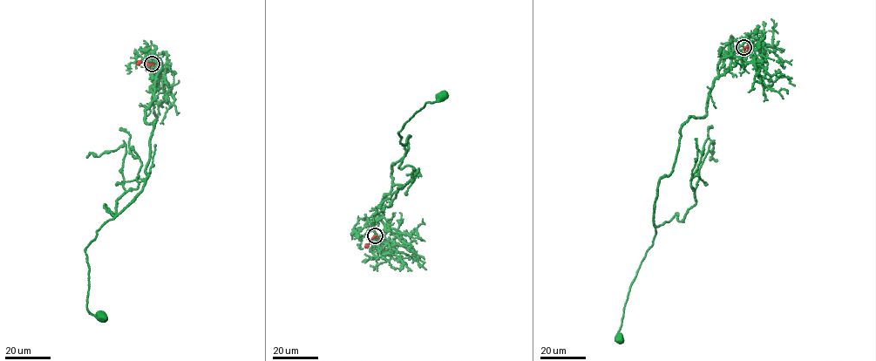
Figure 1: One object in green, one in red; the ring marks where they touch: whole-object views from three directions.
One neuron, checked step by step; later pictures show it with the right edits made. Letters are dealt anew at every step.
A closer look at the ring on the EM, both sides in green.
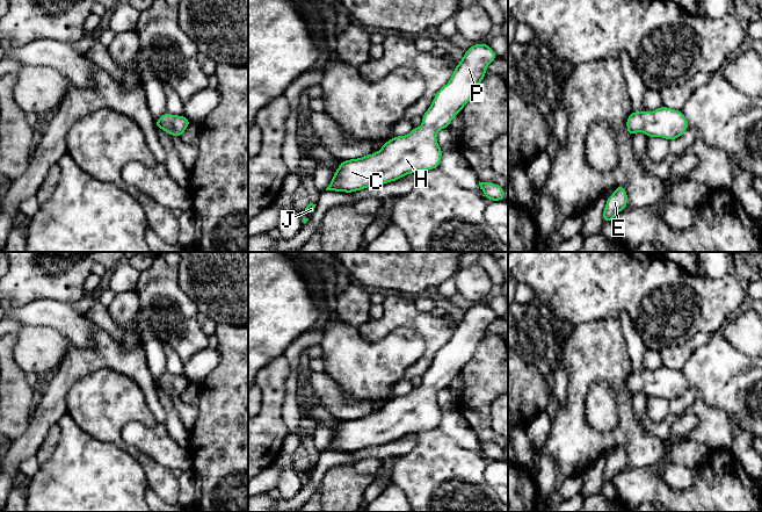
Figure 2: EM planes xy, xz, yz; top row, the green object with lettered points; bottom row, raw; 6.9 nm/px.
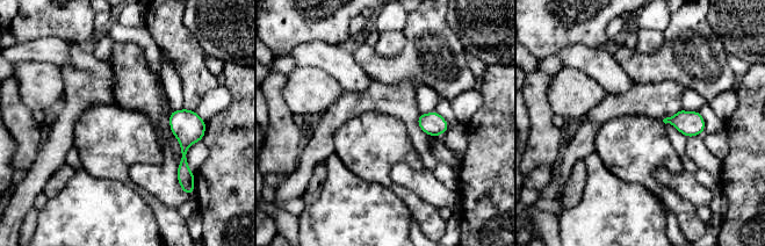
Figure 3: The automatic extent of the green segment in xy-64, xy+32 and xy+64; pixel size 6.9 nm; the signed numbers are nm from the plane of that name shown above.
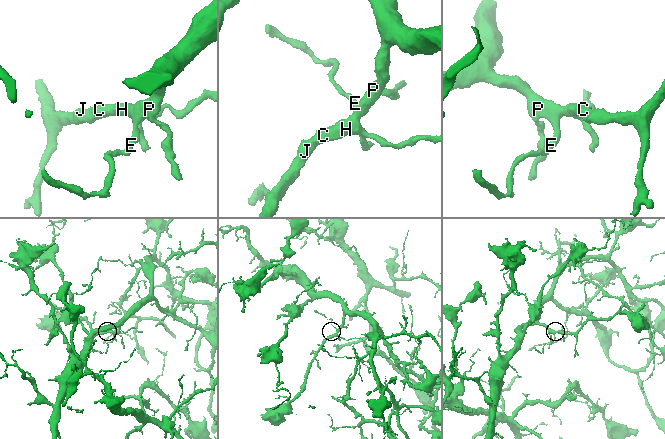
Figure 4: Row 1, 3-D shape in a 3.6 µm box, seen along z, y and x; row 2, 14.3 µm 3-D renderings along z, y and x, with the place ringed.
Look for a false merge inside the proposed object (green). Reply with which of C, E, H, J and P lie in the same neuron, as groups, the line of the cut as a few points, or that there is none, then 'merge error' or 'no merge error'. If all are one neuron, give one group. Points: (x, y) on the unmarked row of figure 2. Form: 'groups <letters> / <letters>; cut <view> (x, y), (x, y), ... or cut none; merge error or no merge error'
groups C E H J P; cut none; no merge error

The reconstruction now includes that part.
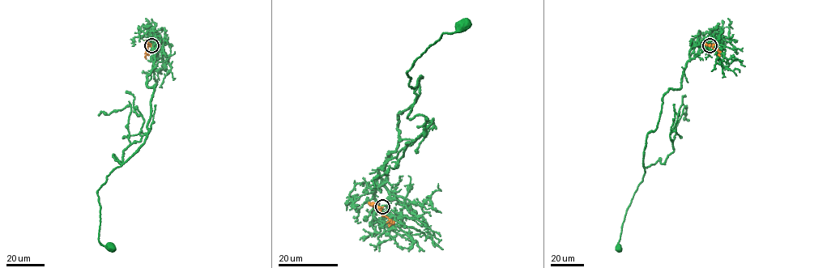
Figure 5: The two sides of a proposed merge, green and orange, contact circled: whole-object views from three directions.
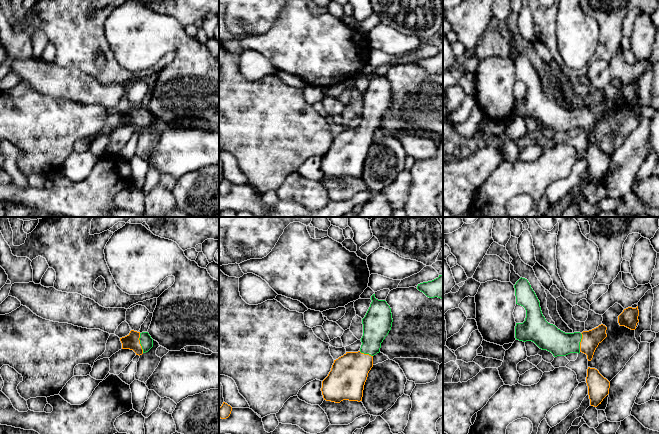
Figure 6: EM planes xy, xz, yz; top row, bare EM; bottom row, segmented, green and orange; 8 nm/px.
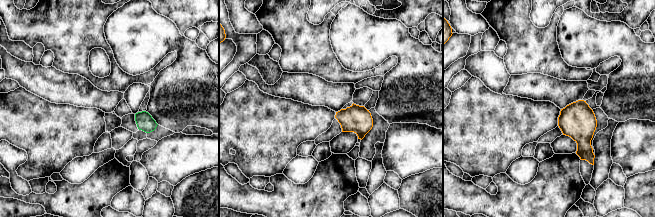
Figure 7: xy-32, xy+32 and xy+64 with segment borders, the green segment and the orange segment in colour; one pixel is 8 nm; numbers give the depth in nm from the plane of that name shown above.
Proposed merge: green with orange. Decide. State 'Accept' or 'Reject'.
Accept

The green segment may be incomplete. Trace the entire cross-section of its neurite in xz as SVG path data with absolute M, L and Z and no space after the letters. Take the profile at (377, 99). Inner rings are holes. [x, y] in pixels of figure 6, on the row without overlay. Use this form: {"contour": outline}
{"contour": "M371 72L370 83L362 95L363 112L358 128L346 128L334 136L331 147L322 157L324 176L362 177L364 161L373 143L373 132L380 128L381 119L392 103L391 84L385 76Z"}

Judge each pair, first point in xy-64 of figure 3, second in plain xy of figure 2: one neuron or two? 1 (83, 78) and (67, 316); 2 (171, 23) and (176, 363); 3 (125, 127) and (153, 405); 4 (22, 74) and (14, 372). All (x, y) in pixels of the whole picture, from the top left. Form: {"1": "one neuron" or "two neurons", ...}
{"1": "two neurons", "2": "two neurons", "3": "two neurons", "4": "two neurons"}

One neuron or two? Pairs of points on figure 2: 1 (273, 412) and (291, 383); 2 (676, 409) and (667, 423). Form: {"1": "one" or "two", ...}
{"1": "two", "2": "two"}

